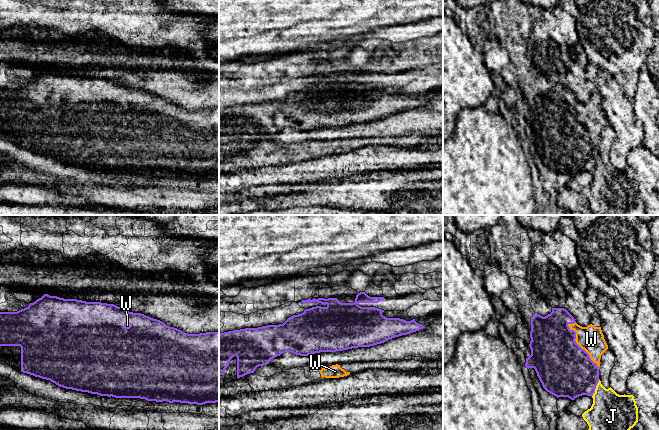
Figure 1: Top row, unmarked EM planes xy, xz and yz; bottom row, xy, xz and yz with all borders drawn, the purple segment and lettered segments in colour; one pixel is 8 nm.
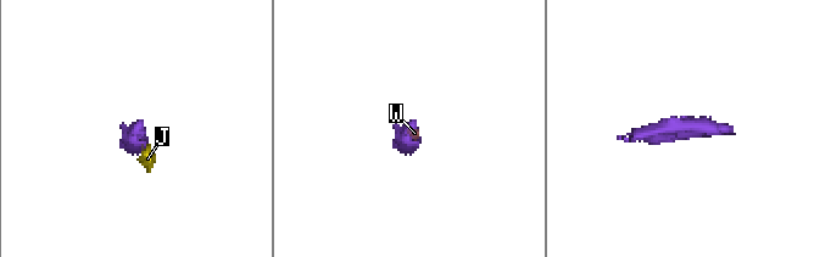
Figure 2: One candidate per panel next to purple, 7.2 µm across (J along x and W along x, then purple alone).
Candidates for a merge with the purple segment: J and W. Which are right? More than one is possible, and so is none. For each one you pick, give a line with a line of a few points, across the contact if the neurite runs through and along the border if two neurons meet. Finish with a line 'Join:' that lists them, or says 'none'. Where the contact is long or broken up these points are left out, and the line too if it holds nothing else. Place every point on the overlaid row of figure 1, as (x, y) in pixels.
Join: W

